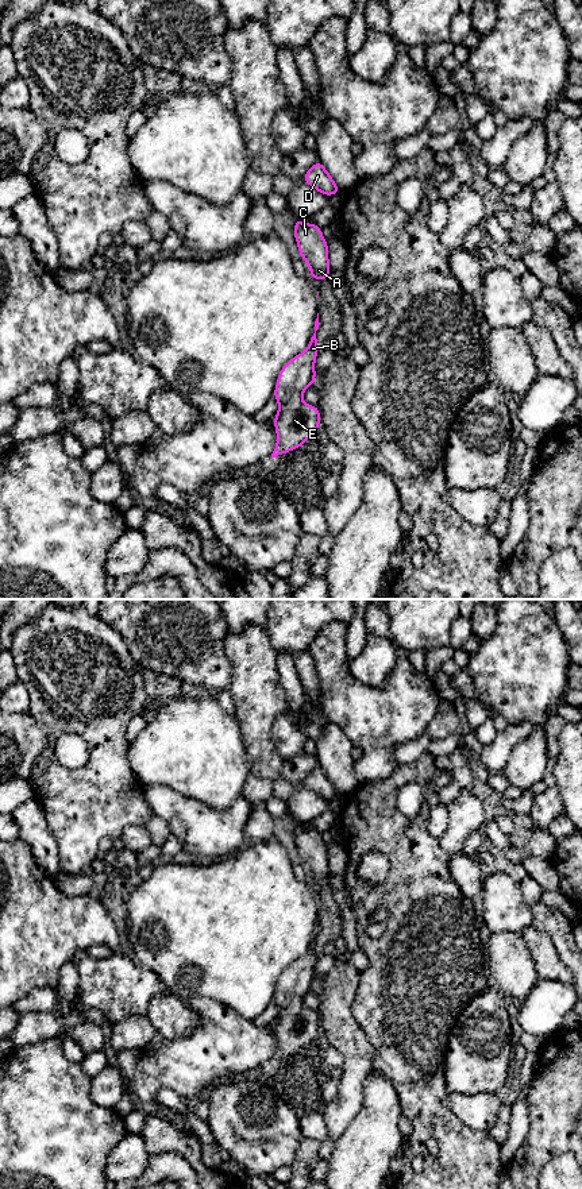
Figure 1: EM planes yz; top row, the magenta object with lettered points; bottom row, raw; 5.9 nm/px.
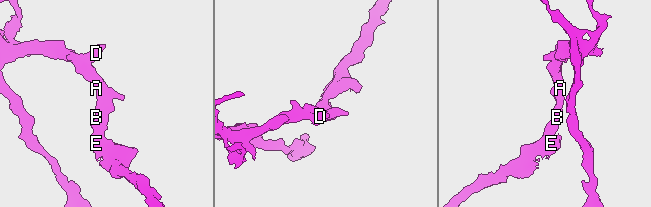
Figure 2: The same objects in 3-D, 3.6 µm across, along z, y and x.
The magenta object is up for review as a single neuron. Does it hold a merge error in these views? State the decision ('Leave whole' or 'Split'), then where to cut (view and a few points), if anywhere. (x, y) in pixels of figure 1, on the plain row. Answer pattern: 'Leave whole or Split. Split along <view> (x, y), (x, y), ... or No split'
Leave whole. No split

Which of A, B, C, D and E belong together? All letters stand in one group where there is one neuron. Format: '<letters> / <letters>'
A B C D E

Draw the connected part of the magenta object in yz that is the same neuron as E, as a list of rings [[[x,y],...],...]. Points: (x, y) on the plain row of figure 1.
[[[319,918],[315,926],[315,938],[307,954],[290,964],[280,976],[274,1001],[278,1005],[278,1018],[274,1022],[277,1036],[275,1054],[271,1063],[288,1055],[300,1053],[320,1031],[317,1011],[307,1010],[302,997],[315,988],[315,965],[317,962]]]

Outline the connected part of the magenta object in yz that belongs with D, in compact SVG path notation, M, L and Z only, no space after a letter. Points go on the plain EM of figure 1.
M317 765L304 780L302 785L309 788L315 795L325 799L325 800L334 800L339 798L339 792L329 780L329 777L325 775L325 772L321 769L320 765Z

